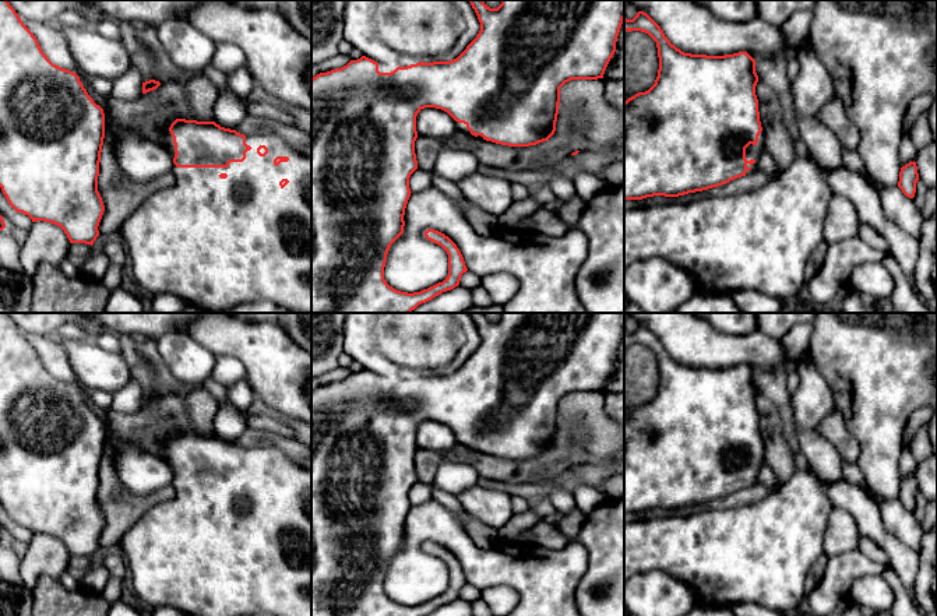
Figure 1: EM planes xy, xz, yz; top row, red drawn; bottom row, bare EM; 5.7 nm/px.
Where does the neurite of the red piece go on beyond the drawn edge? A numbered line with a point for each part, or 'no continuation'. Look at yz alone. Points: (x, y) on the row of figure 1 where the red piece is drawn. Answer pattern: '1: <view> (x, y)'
1: yz (751, 151)

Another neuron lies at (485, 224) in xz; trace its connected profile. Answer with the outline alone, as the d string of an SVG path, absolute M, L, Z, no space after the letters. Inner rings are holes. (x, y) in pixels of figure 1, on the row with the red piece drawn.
M469 203L465 218L471 226L482 236L490 236L499 230L499 219L494 215L485 212L479 205Z

